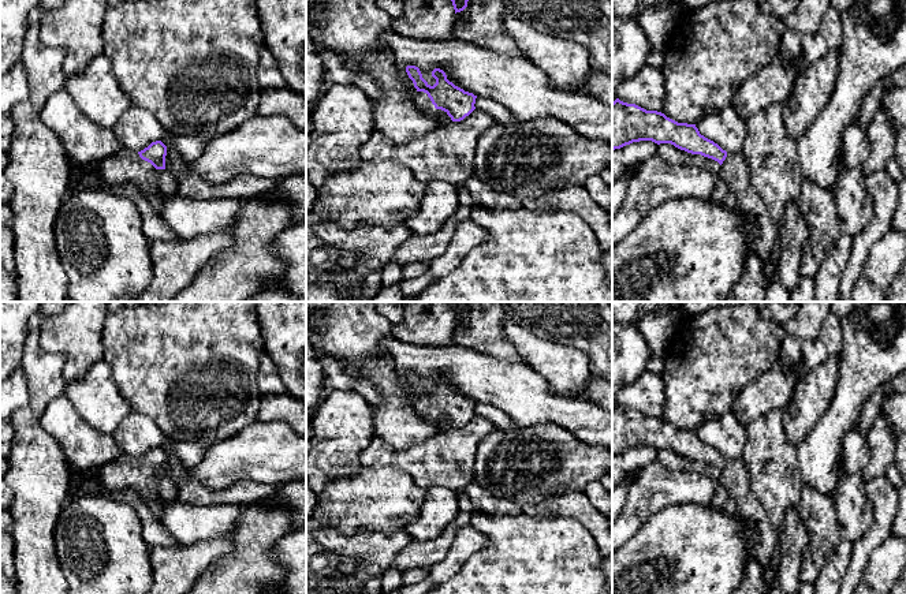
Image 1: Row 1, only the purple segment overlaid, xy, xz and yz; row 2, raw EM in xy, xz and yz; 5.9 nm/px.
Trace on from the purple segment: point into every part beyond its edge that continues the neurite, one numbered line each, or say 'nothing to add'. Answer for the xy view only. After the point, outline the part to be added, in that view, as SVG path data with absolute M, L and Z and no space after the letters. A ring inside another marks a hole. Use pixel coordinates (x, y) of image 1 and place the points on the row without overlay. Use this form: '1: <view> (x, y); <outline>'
1: xy (156, 490); M120 457L98 470L102 486L111 490L135 489L157 520L161 520L163 507L178 497L178 486L167 475L156 475L142 466L137 457Z

